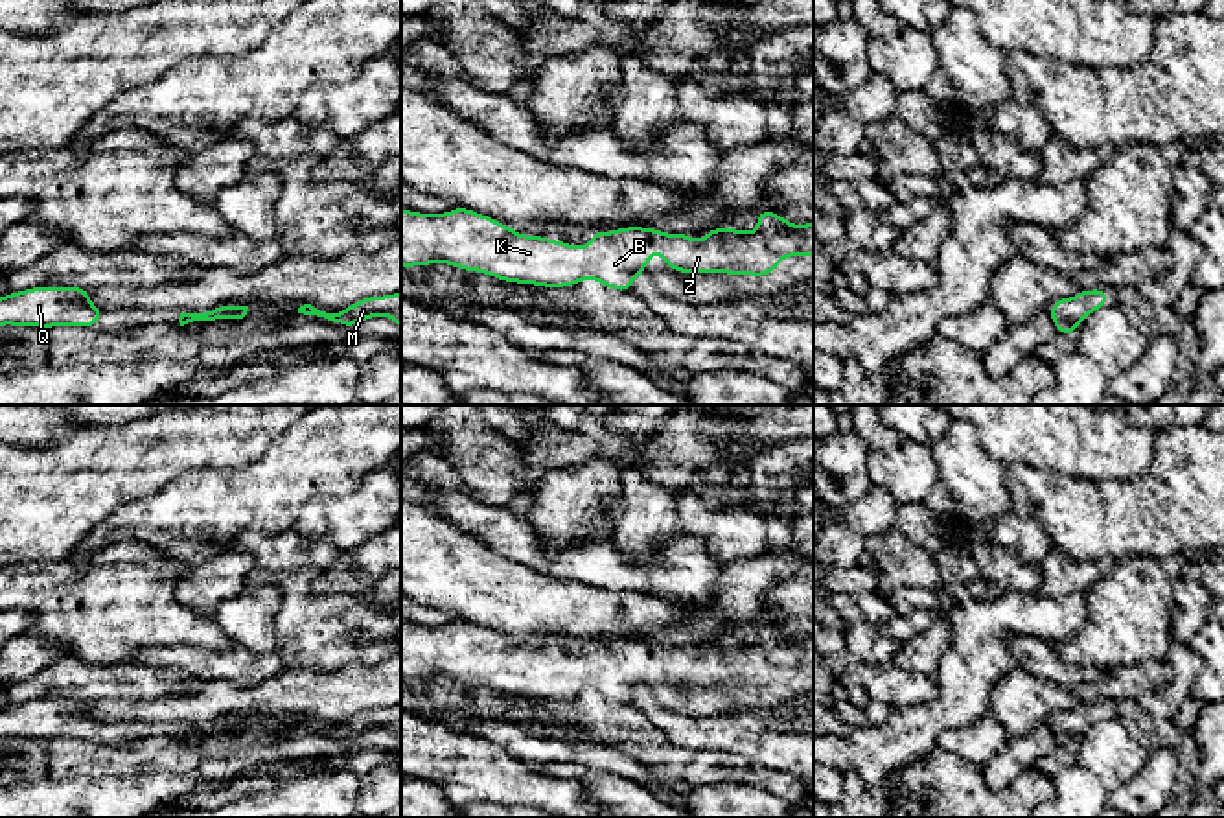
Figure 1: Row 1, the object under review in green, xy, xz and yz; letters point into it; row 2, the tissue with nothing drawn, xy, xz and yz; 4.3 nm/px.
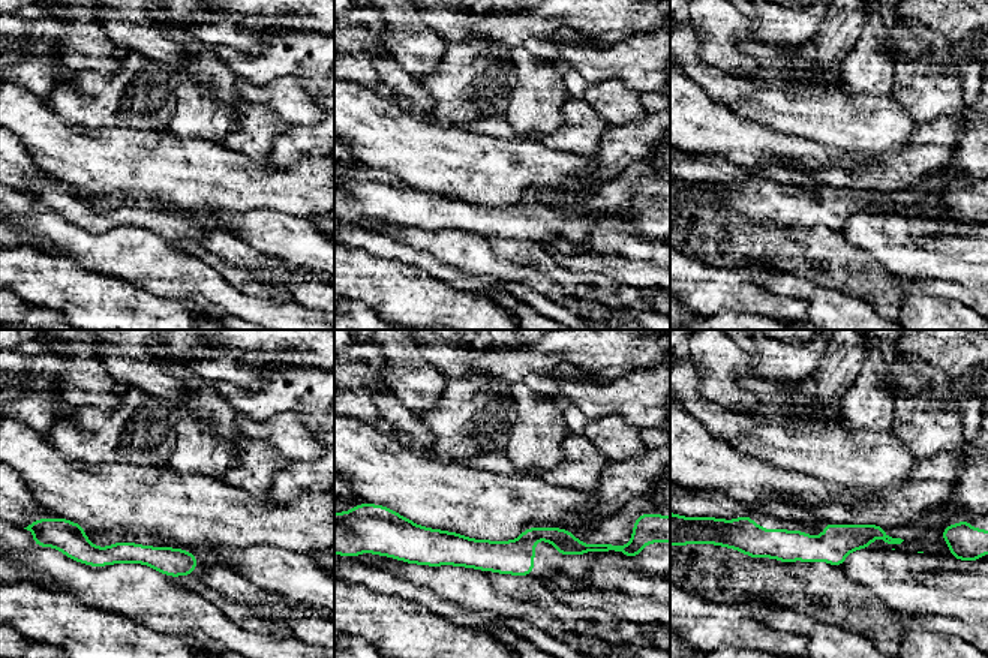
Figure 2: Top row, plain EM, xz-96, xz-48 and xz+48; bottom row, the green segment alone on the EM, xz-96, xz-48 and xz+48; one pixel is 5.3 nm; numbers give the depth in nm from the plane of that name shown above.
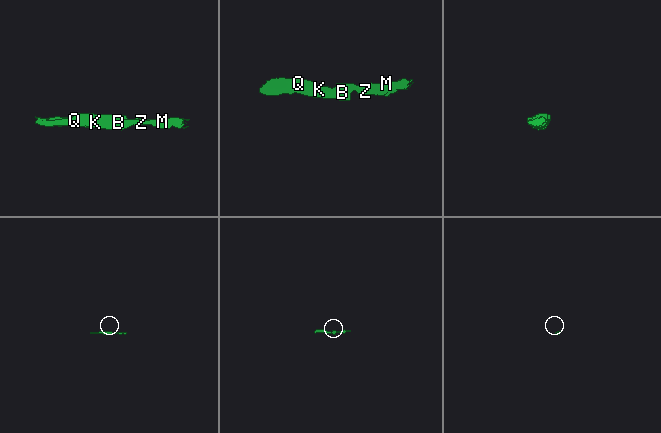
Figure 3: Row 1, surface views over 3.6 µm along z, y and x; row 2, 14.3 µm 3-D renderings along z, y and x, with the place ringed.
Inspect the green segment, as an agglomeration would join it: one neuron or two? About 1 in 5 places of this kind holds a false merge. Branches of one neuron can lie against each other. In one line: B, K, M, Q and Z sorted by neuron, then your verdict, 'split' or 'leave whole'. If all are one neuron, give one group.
B K M Q Z | leave whole

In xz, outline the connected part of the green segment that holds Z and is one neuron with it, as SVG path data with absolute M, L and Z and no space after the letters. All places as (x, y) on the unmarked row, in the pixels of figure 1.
M466 621L436 628L401 623L401 678L444 674L547 700L595 691L611 702L629 704L635 687L646 684L652 663L674 684L755 689L773 685L784 669L814 667L814 636L795 639L769 623L755 630L762 637L749 647L722 639L699 656L687 647L629 639L593 645L589 660L572 660L519 649L501 634Z

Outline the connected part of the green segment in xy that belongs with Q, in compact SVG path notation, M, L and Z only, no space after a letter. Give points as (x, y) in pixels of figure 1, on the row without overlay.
M35 700L0 711L0 737L92 741L101 728L103 724L88 715L88 702L81 700Z

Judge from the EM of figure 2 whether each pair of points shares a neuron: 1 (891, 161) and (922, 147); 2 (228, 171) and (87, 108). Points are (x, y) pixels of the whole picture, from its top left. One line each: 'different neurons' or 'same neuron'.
1: same neuron
2: different neurons

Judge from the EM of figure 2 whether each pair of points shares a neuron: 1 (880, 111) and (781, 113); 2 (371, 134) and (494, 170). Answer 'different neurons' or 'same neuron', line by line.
1: same neuron
2: same neuron

